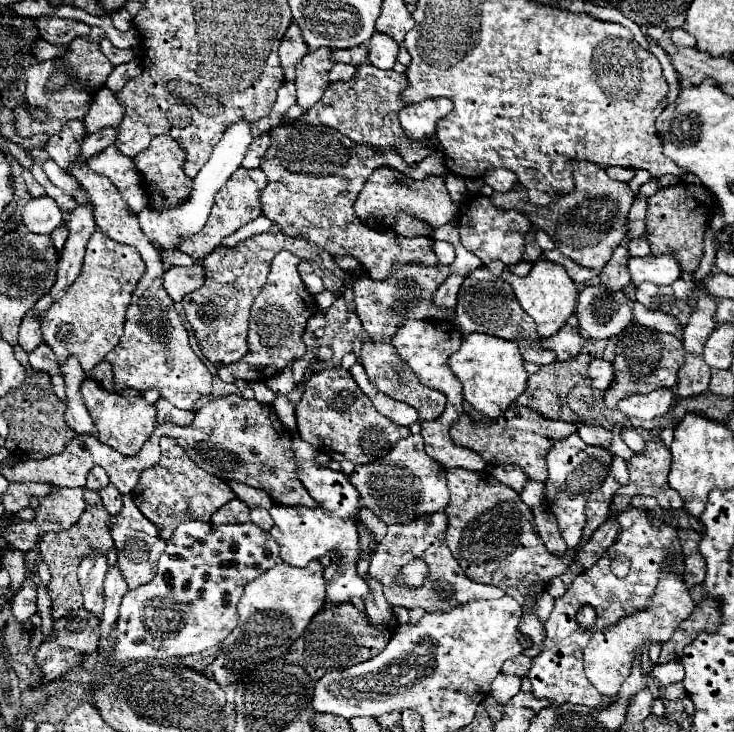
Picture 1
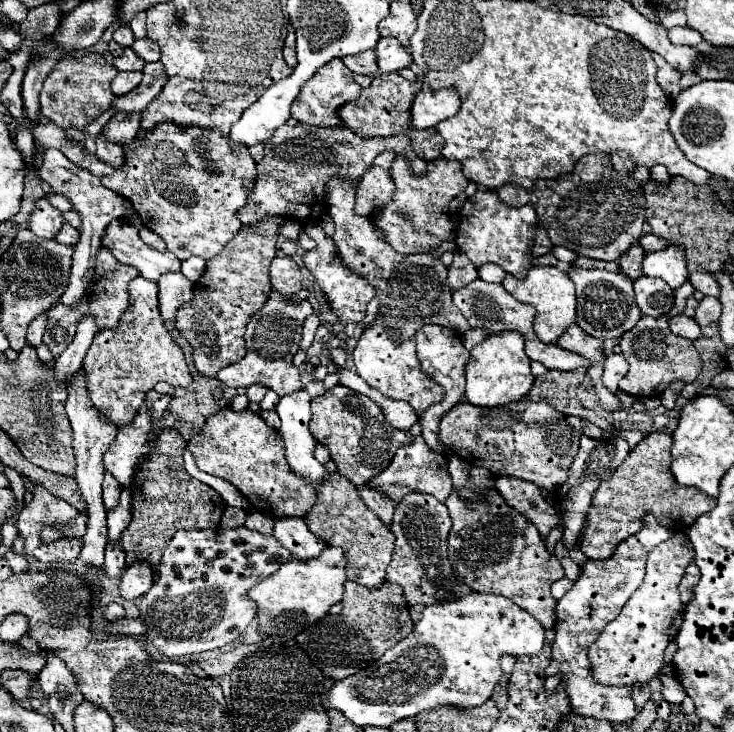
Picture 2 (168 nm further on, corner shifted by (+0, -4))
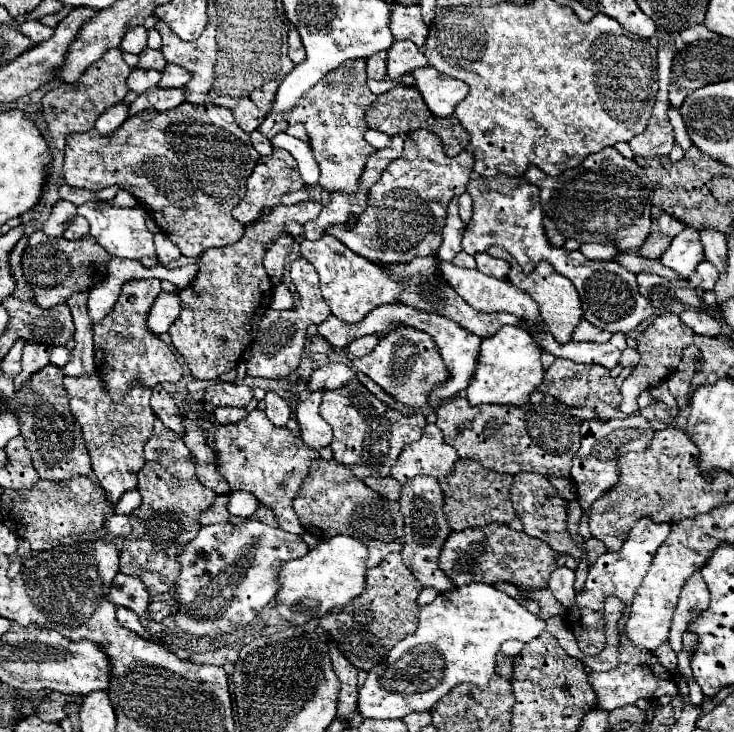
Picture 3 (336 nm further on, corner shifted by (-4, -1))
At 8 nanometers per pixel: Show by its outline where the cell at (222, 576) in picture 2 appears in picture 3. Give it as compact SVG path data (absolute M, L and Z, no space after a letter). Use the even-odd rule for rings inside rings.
M247 520L241 524L215 524L215 526L205 526L199 530L197 538L191 540L183 554L179 556L181 564L181 574L177 580L177 612L173 614L177 628L183 632L189 632L193 636L205 636L205 634L227 634L239 626L249 624L261 610L267 606L281 582L279 582L279 570L283 568L281 562L301 558L309 552L309 546L303 542L301 536L289 534L281 528L271 528L259 520Z

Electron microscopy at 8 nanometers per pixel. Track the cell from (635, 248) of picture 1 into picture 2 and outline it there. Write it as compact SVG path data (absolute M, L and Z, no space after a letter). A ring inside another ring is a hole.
M643 235L643 237L639 239L639 245L641 245L647 253L653 253L653 251L661 251L661 249L665 249L663 239L661 239L661 237L655 237L655 235Z

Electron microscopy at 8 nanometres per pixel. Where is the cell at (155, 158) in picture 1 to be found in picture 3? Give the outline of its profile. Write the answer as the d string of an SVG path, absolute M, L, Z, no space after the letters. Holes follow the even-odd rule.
M183 102L173 110L143 110L141 114L129 116L113 134L107 136L99 134L97 130L69 134L63 174L69 186L87 188L91 192L99 192L115 184L123 186L135 198L143 200L161 232L181 250L183 256L199 258L207 248L235 244L243 236L245 226L231 216L231 210L243 200L245 182L257 160L259 154L251 146L249 134L237 126L229 108L215 104L195 106Z

